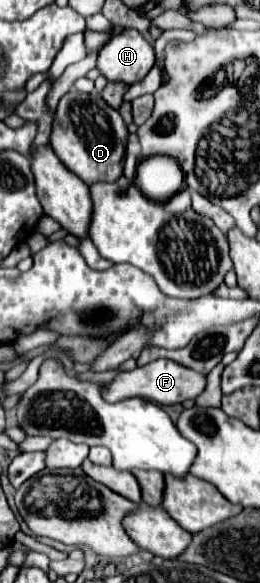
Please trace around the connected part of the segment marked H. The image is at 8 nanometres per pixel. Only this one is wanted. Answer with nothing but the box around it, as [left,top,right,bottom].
[97,28,153,84]

